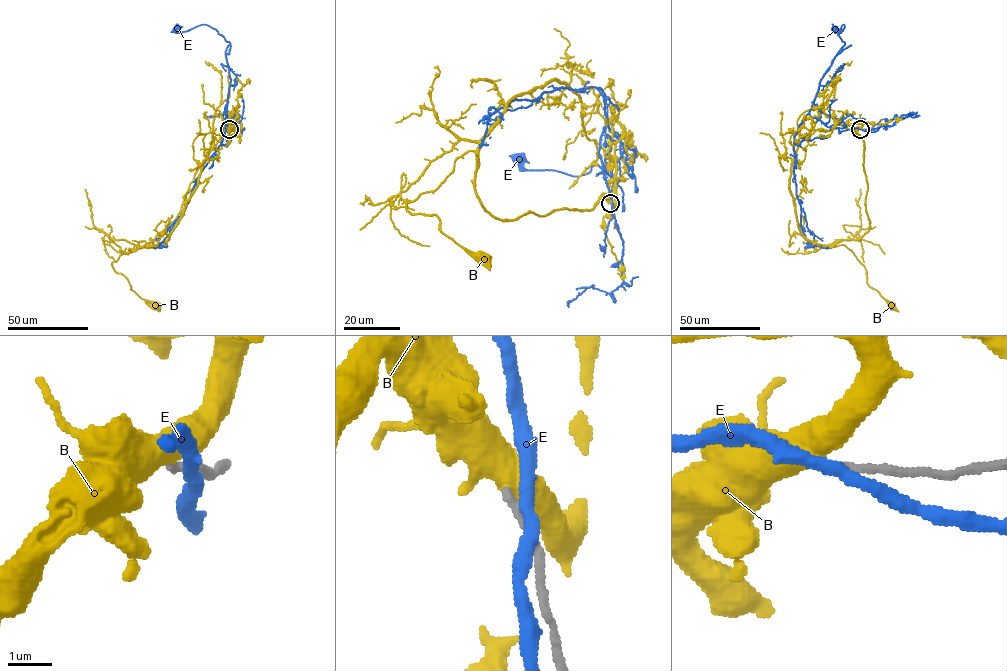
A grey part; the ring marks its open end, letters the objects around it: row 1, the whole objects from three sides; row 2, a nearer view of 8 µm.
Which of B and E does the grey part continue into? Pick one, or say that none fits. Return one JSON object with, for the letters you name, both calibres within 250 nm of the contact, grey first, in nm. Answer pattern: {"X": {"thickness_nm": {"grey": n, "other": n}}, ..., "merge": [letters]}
{"merge": []}

